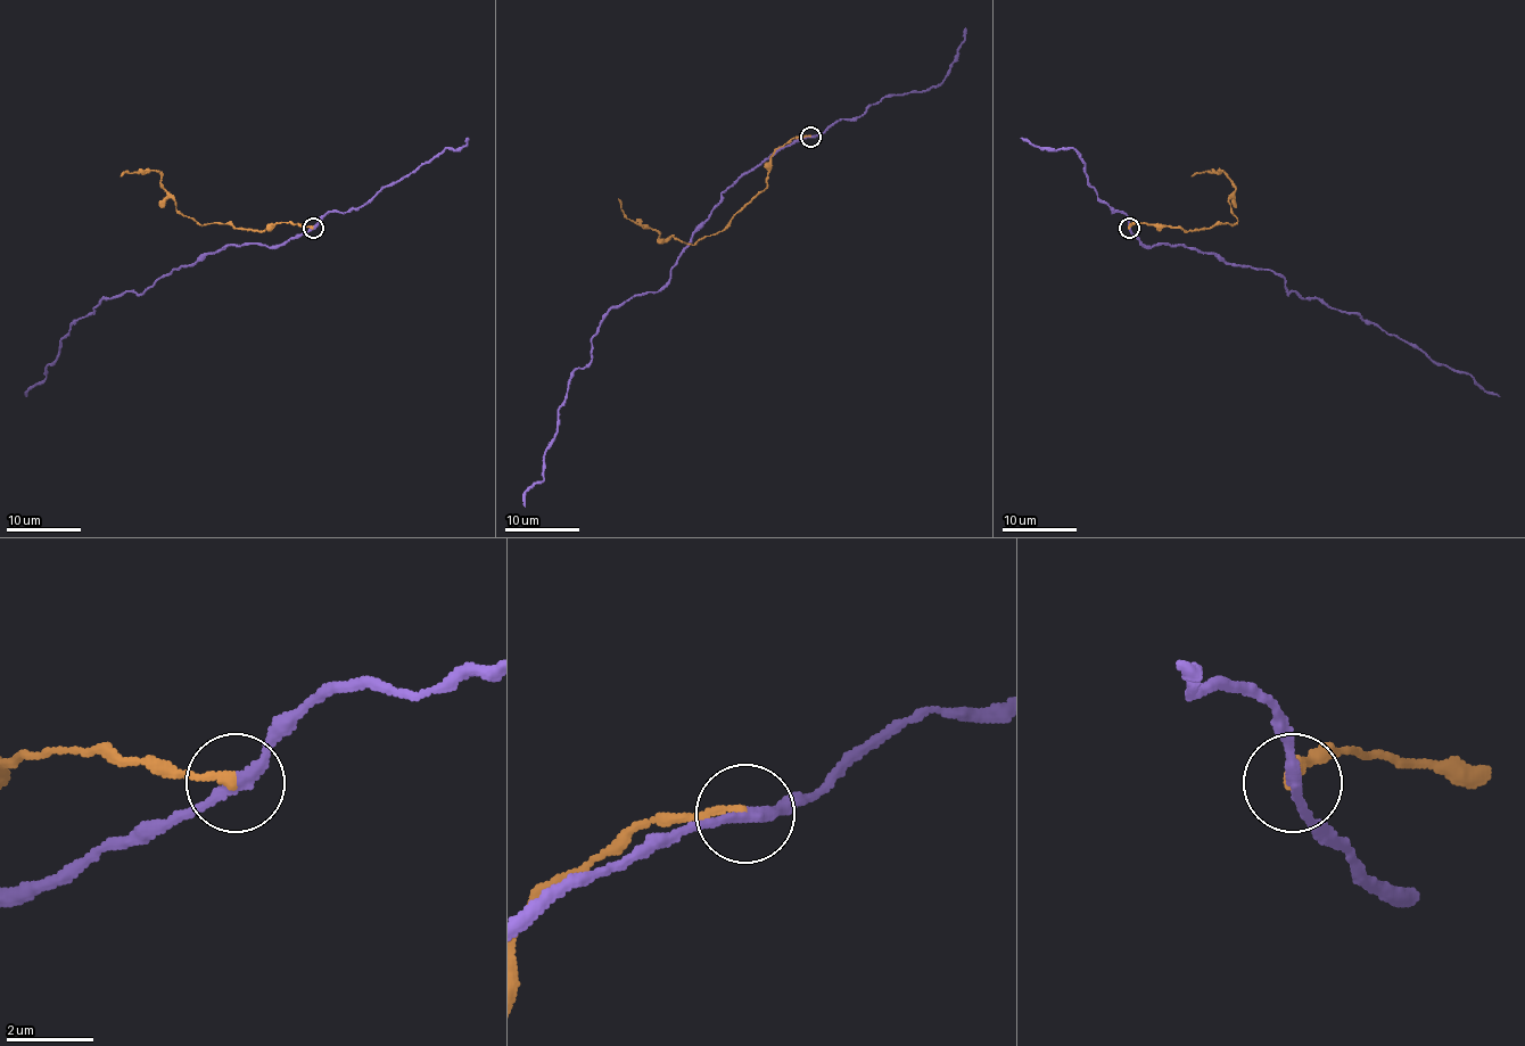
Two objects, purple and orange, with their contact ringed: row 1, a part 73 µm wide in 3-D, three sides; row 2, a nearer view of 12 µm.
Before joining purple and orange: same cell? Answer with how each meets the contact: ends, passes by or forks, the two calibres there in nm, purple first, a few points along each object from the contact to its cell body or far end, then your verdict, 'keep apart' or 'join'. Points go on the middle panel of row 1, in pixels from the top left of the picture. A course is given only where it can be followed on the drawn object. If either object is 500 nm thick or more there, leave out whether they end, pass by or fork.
purple passes by | orange ends | 260/200 nm | purple via (810, 137), (726, 191), (672, 278), (602, 320), (524, 507) | orange via (810, 137), (780, 146), (761, 191), (694, 244), (662, 241), (619, 198) | keep apart

